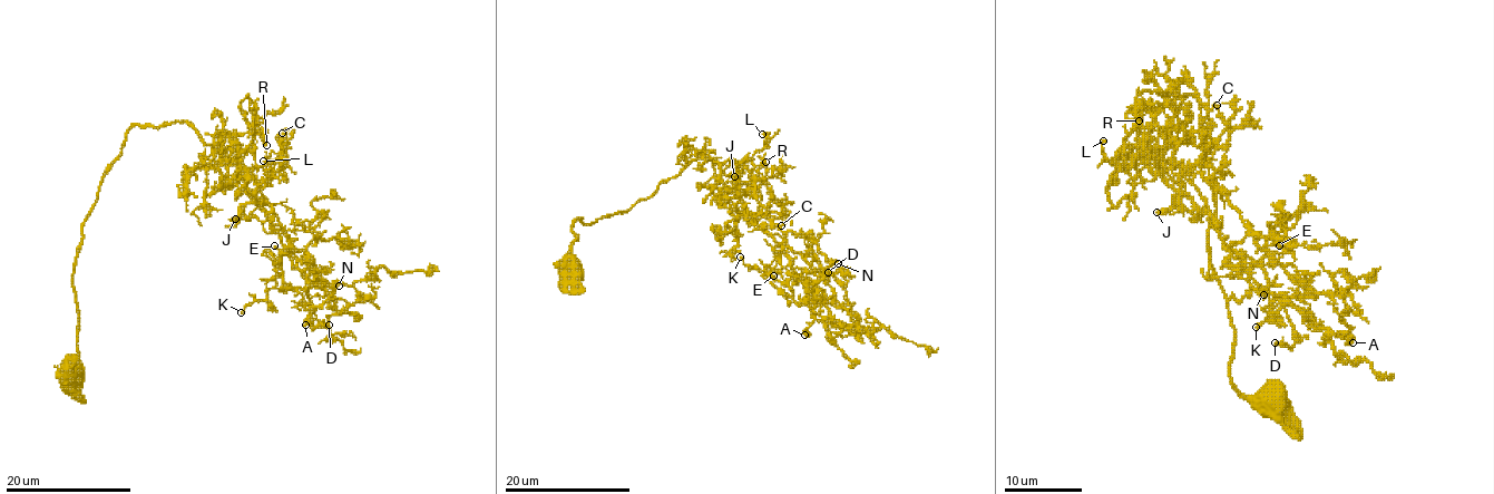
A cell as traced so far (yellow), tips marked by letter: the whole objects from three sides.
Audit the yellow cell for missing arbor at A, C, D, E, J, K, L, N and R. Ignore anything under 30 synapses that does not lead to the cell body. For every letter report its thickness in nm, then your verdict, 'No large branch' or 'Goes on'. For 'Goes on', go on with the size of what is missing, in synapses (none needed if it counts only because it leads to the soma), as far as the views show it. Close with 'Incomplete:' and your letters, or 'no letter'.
A: Thickness 400 nm. No large branch
C: Thickness 240 nm. No large branch
D: Thickness 240 nm. No large branch
E: Thickness 100 nm. No large branch
J: Thickness 360 nm. No large branch
K: Thickness 200 nm. No large branch
L: Thickness 170 nm. No large branch
N: Thickness 400 nm. Goes on. Roughly 70 synapses
R: Thickness 340 nm. No large branch
Incomplete: N

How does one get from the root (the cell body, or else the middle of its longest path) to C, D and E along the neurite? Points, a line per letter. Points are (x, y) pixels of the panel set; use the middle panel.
C: (572, 271), (577, 219), (627, 212), (702, 153), (740, 212), (782, 212), (781, 225)
D: (572, 271), (577, 219), (627, 212), (704, 153), (729, 189), (754, 187), (785, 269), (809, 288), (828, 272)
E: (572, 271), (577, 219), (627, 212), (704, 153), (785, 252), (792, 275), (773, 275)

